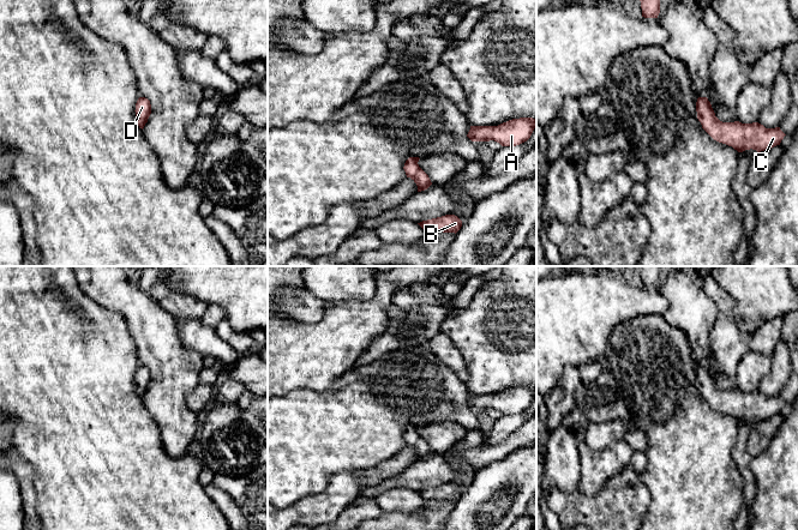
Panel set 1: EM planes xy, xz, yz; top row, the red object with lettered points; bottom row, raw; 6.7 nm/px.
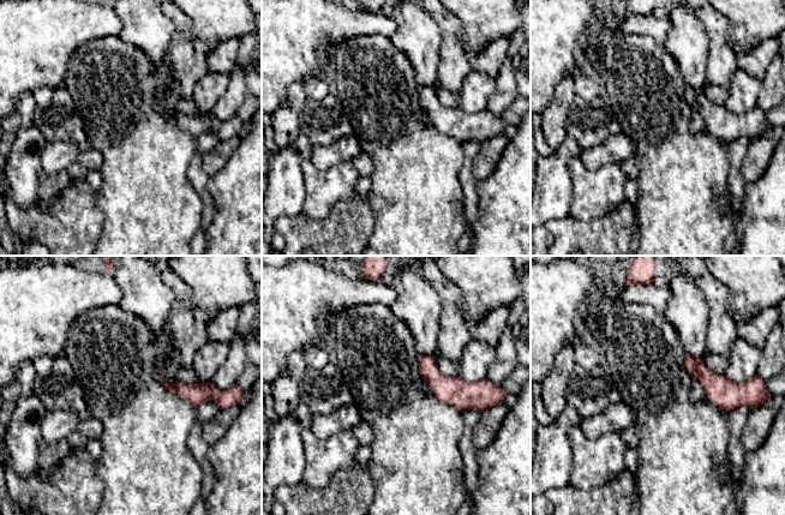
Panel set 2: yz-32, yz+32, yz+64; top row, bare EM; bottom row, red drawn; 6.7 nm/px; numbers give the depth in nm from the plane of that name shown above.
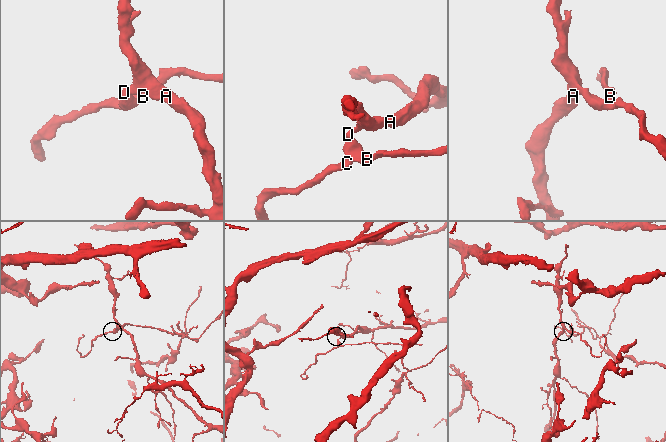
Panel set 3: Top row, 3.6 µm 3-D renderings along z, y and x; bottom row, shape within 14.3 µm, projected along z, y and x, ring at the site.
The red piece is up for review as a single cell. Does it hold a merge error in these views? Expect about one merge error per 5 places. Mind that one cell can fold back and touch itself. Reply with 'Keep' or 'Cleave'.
Keep

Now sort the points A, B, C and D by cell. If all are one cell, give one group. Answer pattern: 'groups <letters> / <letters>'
groups A B C D

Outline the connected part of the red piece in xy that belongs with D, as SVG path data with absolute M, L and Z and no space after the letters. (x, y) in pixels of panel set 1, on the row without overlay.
M139 366L136 372L136 390L139 395L139 397L144 397L145 392L148 391L148 387L151 383L151 373L150 369L145 366Z

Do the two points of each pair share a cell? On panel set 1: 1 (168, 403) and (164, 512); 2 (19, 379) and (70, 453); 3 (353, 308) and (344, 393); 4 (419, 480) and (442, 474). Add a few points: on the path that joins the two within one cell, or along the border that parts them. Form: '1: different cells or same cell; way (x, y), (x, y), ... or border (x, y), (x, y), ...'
1: different cells; border (157, 426), (162, 446), (170, 455), (188, 451)
2: same cell; way (37, 397), (70, 429), (70, 435)
3: different cells; border (356, 365), (338, 377), (325, 390)
4: same cell; way (425, 474), (436, 474)

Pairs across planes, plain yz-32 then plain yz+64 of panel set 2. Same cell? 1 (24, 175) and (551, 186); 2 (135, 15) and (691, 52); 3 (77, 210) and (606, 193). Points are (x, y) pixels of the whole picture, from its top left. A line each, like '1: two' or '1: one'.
1: one
2: one
3: two

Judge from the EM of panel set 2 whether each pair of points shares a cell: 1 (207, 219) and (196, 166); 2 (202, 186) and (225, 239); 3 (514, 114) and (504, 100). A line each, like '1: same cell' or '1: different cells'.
1: same cell
2: different cells
3: different cells

